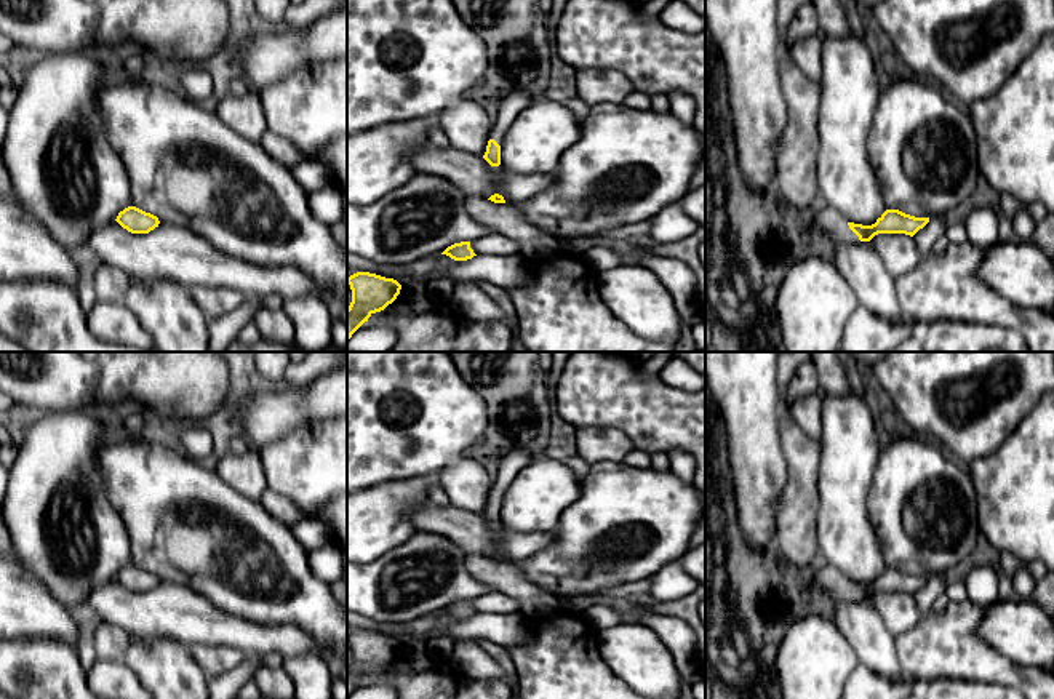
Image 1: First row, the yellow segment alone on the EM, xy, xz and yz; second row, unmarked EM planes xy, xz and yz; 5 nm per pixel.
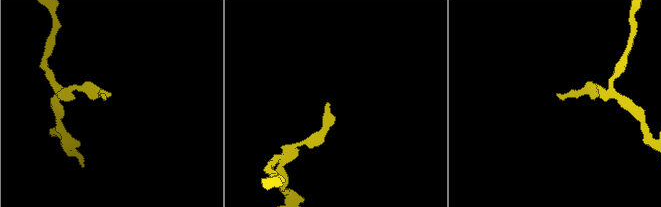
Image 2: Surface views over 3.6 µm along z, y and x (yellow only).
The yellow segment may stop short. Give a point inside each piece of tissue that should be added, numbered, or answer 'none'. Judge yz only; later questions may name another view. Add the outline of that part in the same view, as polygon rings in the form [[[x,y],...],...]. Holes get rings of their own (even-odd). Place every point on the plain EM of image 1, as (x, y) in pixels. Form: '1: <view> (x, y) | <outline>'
1: yz (826, 579) | [[[820,561],[811,569],[811,584],[817,595],[828,597],[835,605],[857,601],[859,595],[849,587],[848,577],[835,566]]]

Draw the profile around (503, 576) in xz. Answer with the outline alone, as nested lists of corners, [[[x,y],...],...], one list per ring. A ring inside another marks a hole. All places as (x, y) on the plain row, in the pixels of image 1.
[[[464,555],[462,565],[477,582],[518,600],[520,613],[526,619],[550,616],[565,608],[557,595],[547,593],[529,582],[521,569],[509,561]]]

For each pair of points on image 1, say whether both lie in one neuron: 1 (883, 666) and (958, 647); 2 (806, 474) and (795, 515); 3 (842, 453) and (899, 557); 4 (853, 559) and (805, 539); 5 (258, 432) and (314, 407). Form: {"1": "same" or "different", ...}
{"1": "different", "2": "same", "3": "different", "4": "different", "5": "same"}

